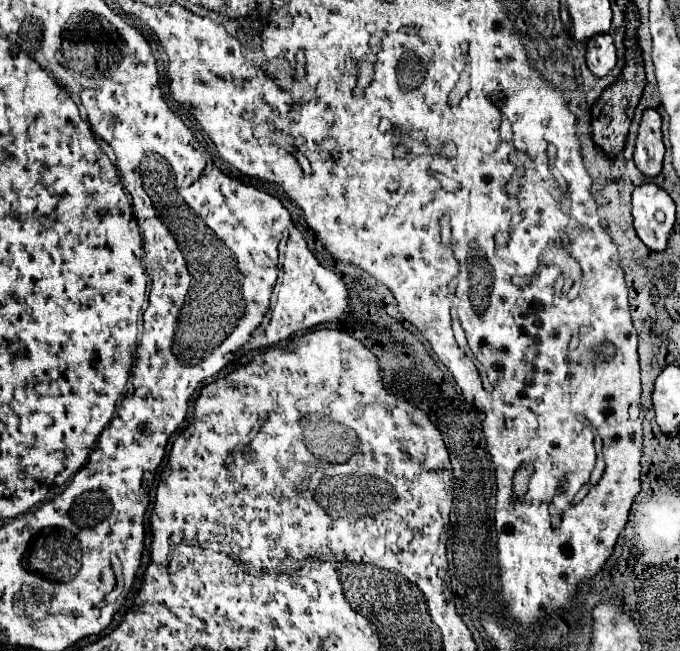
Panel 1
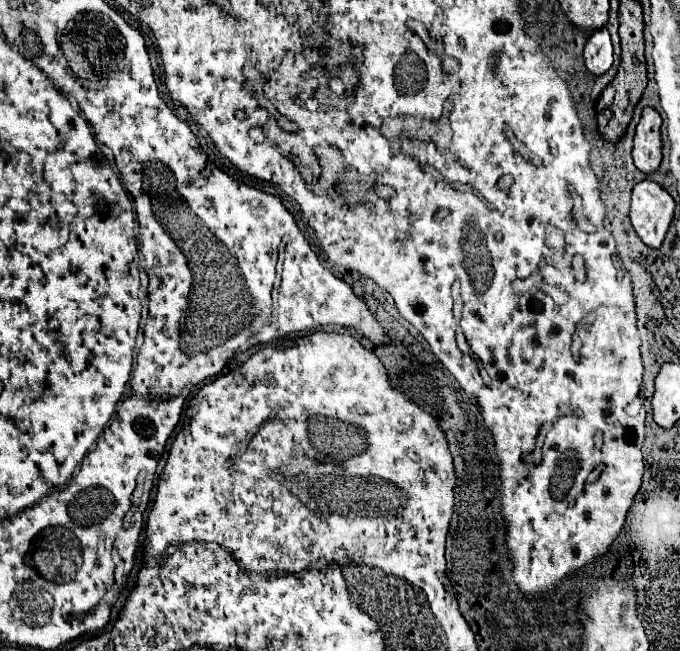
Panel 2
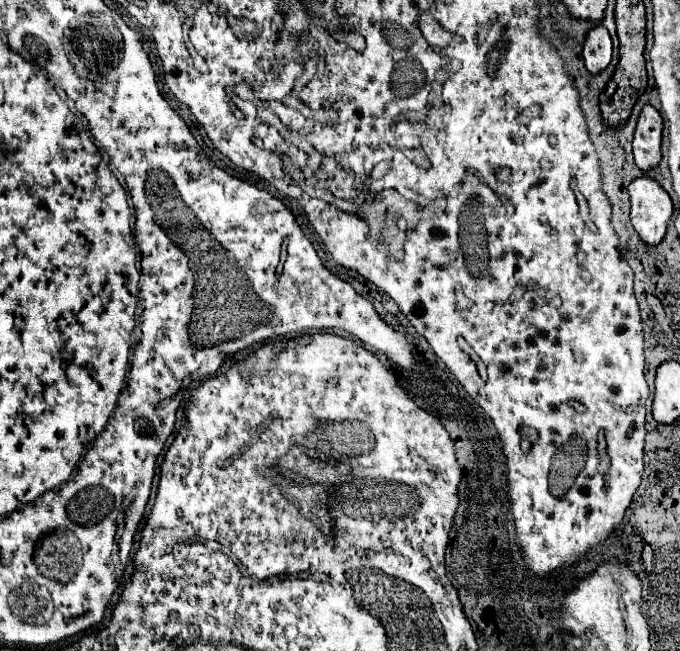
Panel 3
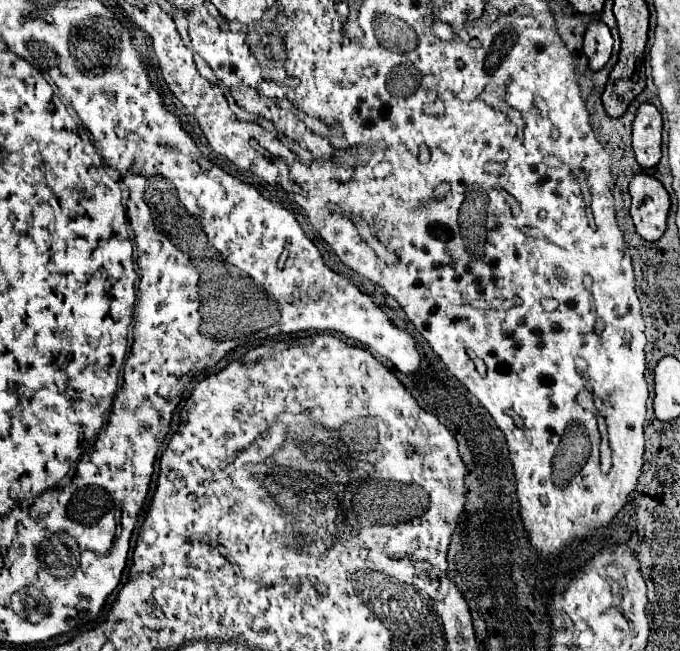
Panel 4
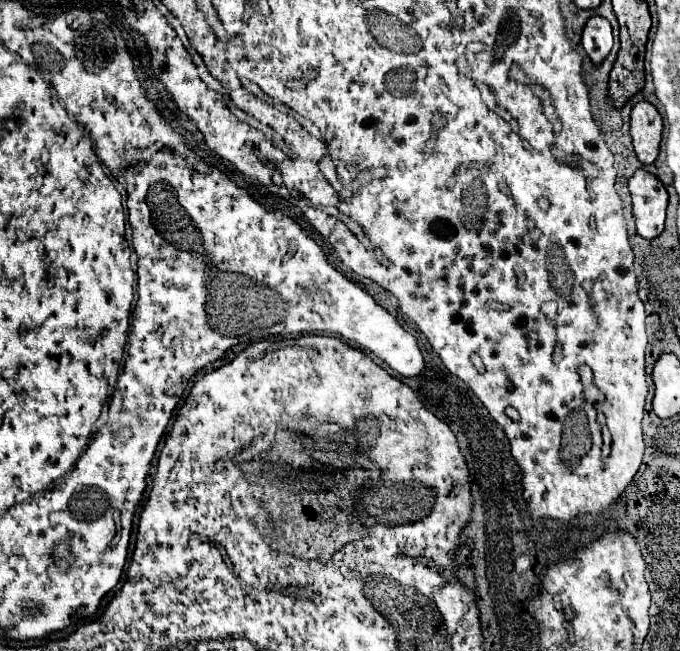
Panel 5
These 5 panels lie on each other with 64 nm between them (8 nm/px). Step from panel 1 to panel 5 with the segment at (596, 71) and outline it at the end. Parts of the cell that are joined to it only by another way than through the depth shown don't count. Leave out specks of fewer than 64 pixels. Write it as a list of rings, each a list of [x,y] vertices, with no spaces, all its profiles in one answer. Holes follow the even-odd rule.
[[[592,16],[582,34],[582,46],[594,64],[602,64],[612,48],[612,26],[602,16]]]

